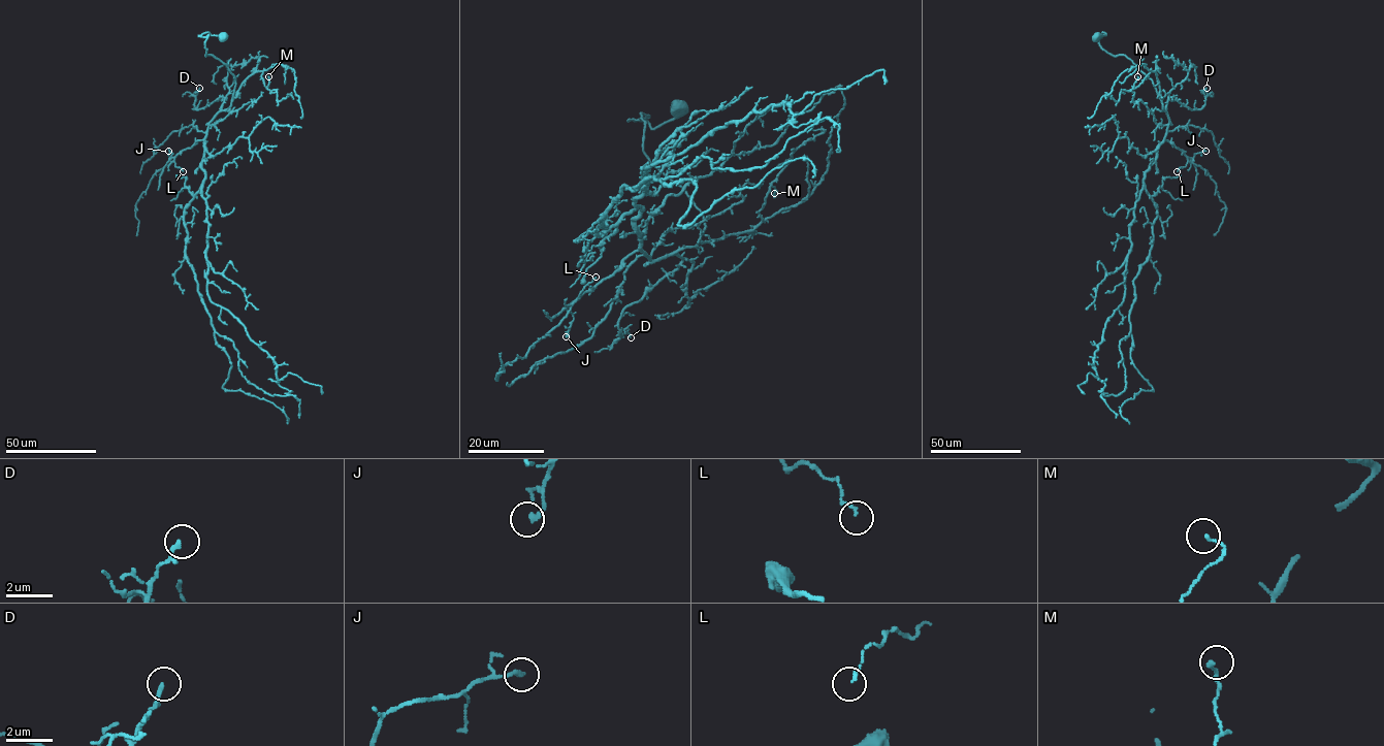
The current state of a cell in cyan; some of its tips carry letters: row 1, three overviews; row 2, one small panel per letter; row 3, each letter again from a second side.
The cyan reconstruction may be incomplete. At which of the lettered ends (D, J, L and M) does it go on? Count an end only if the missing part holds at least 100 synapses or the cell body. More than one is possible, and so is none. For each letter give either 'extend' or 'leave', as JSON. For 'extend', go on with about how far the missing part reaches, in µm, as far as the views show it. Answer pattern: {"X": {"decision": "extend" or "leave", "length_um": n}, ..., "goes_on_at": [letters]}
{"D": {"decision": "leave"}, "J": {"decision": "leave"}, "L": {"decision": "leave"}, "M": {"decision": "leave"}, "goes_on_at": []}

